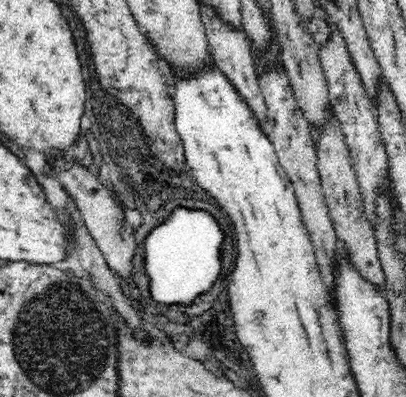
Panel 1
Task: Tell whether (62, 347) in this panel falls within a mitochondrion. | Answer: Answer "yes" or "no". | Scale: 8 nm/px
yes

